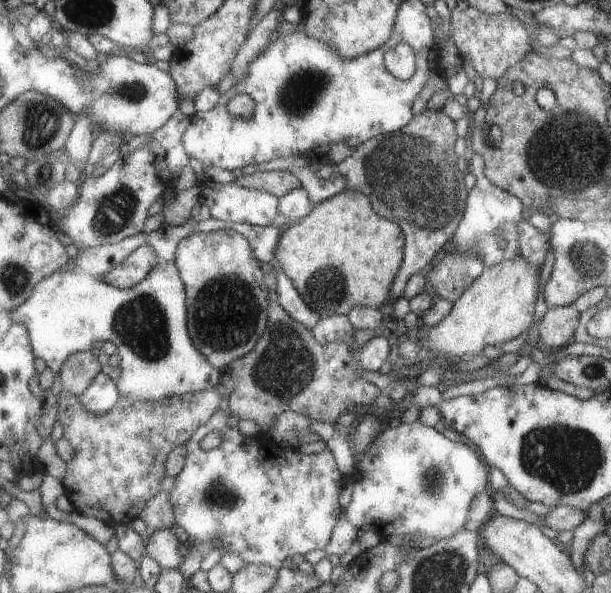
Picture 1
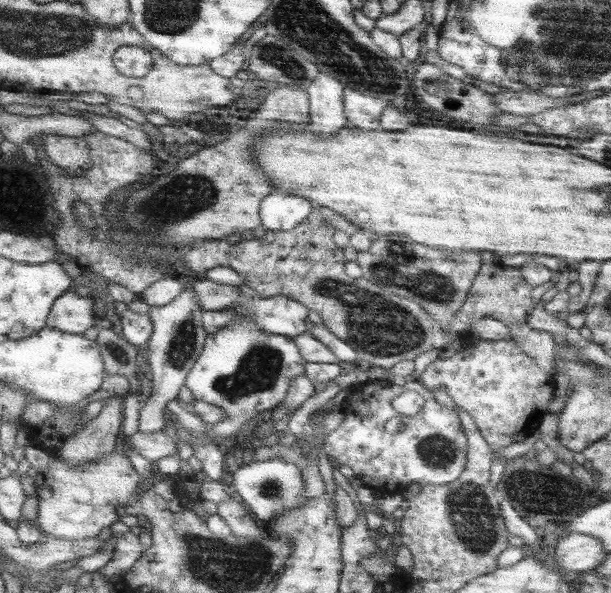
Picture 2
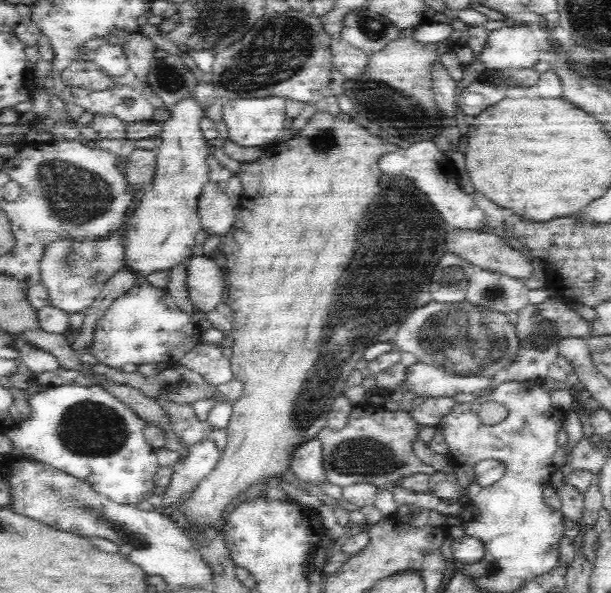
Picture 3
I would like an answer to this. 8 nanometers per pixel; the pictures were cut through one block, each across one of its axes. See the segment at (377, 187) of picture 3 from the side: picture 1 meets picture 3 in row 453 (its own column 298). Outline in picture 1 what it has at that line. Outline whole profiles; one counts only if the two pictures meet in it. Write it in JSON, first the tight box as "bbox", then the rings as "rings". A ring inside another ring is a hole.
{"bbox":[275,190,407,318],"rings":[[[347,190],[329,198],[325,204],[319,204],[301,222],[289,222],[285,226],[275,250],[275,264],[293,280],[293,286],[305,304],[321,318],[349,316],[353,308],[365,306],[375,310],[389,310],[393,284],[397,284],[397,274],[405,264],[405,242],[407,240],[399,224],[381,218],[377,210],[373,210],[373,202],[363,192]]]}

